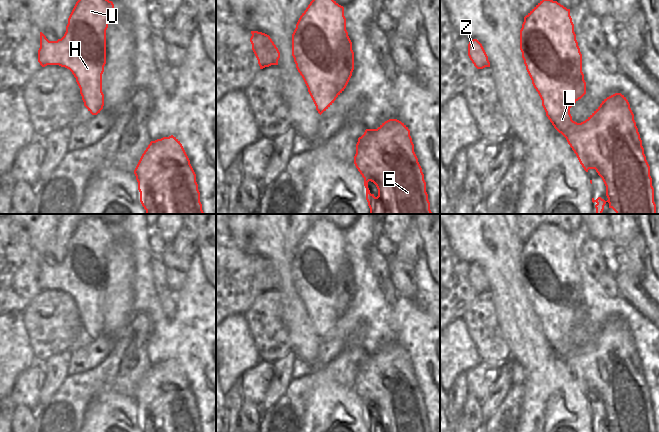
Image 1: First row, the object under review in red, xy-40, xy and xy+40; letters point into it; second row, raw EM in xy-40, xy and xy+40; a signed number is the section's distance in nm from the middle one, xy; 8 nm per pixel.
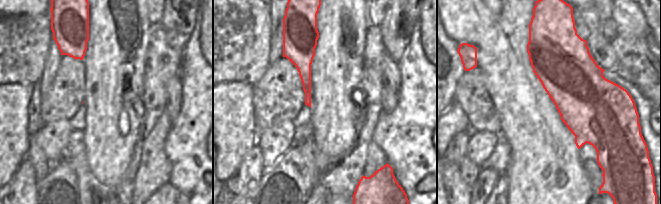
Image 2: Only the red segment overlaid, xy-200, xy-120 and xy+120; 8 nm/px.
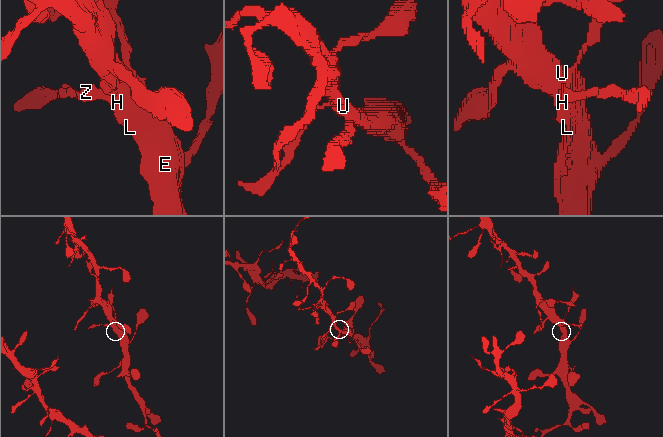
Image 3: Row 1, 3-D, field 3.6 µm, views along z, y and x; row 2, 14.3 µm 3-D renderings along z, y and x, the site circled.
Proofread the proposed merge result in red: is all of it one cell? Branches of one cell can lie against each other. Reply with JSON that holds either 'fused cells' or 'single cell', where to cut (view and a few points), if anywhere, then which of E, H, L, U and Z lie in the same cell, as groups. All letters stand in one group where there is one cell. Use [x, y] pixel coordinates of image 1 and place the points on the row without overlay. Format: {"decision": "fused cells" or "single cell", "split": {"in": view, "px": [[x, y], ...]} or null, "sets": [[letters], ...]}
{"decision": "single cell", "split": null, "sets": [["E", "H", "L", "U", "Z"]]}

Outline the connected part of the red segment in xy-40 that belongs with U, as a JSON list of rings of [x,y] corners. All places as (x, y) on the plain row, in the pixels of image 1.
[[[87,217],[76,226],[61,263],[49,265],[40,256],[38,286],[42,291],[59,289],[69,293],[80,312],[84,330],[92,339],[97,339],[104,330],[102,298],[106,288],[106,254],[115,240],[114,228],[97,217]]]

